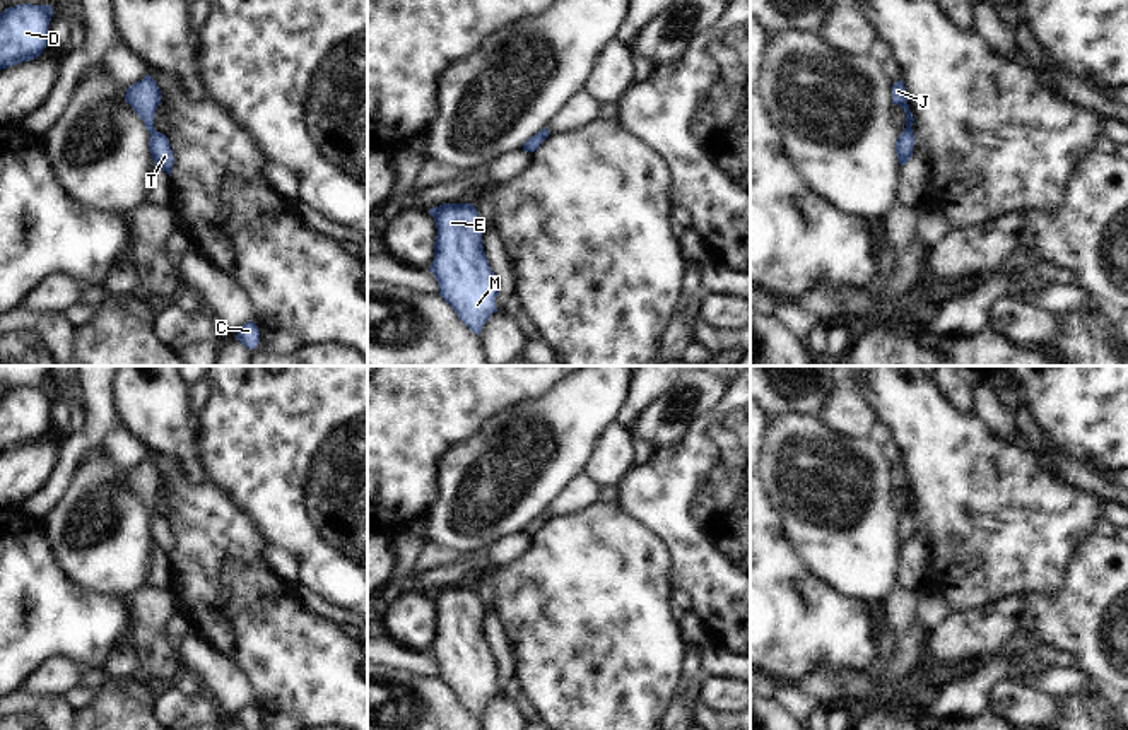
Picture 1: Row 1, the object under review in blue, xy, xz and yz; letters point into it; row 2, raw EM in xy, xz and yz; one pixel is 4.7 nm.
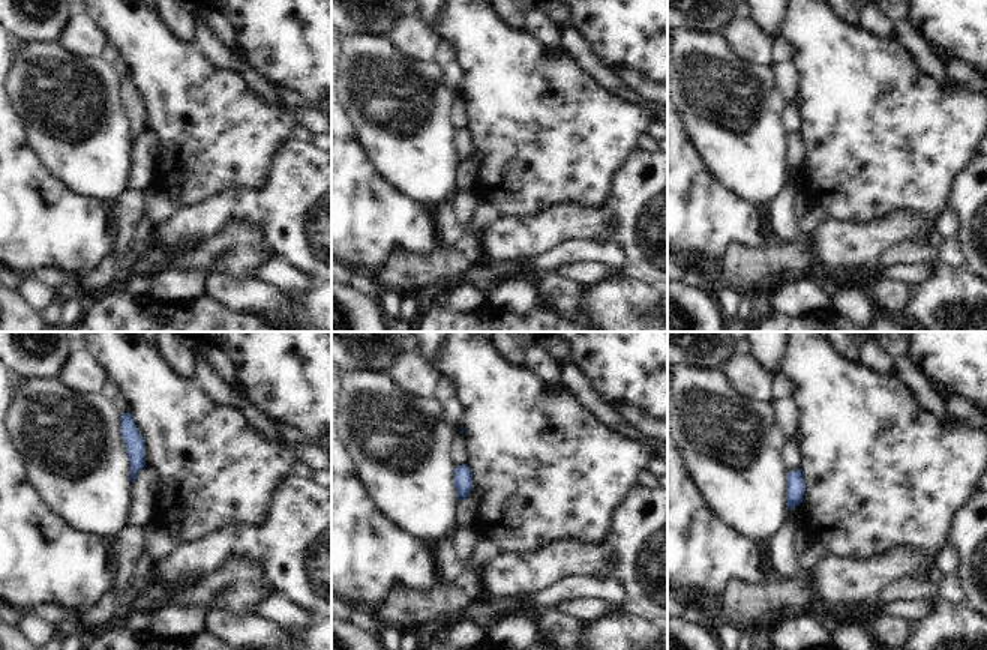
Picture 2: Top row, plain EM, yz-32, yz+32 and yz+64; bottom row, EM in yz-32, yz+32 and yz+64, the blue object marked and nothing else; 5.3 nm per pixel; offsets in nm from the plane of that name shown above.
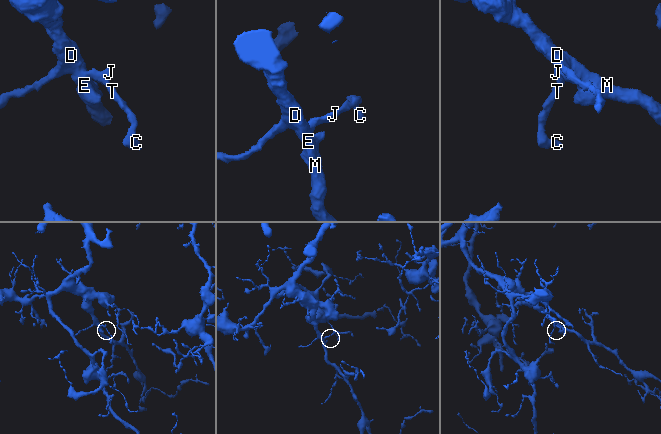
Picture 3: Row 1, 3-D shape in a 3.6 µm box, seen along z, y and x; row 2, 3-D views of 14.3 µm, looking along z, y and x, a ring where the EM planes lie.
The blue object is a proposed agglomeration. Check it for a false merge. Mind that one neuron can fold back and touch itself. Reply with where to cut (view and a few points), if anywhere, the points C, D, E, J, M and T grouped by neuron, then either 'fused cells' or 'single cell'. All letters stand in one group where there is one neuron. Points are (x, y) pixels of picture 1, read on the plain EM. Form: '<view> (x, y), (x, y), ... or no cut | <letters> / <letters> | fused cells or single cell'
no cut | C D E J M T | single cell

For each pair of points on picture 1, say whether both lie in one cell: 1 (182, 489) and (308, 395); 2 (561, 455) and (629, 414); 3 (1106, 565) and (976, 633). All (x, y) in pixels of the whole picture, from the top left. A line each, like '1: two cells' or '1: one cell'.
1: two cells
2: two cells
3: one cell

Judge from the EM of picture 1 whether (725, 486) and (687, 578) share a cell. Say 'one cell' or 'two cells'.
one cell

